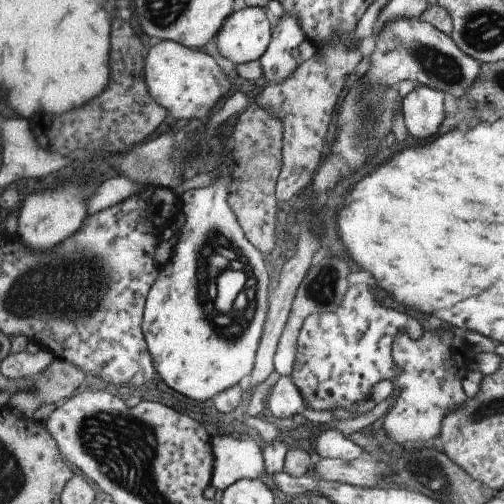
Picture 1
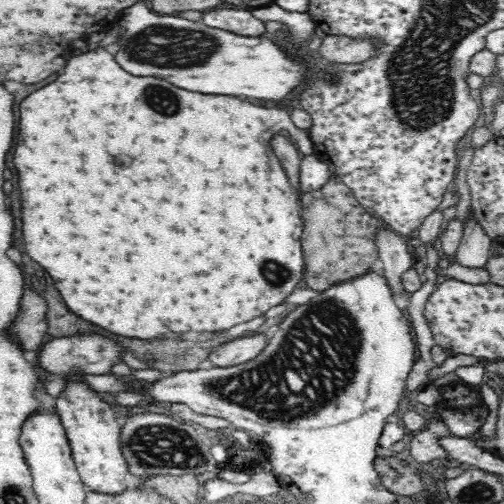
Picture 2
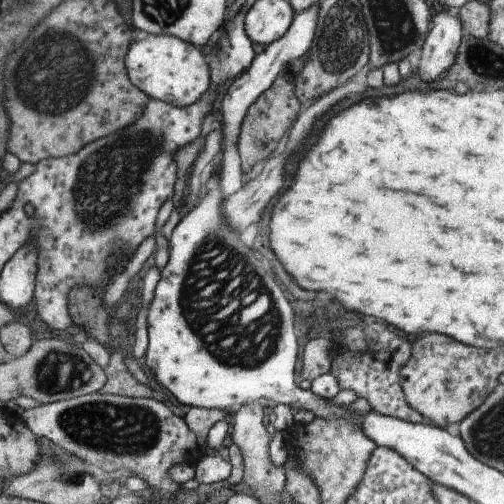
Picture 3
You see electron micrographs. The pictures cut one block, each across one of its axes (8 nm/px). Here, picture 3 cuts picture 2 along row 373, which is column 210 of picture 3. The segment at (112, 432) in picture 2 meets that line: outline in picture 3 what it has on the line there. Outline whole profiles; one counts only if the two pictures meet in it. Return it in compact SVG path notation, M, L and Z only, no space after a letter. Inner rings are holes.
M143 36L127 52L127 70L131 80L153 100L163 100L181 108L197 104L211 88L211 64L207 56L179 36Z

